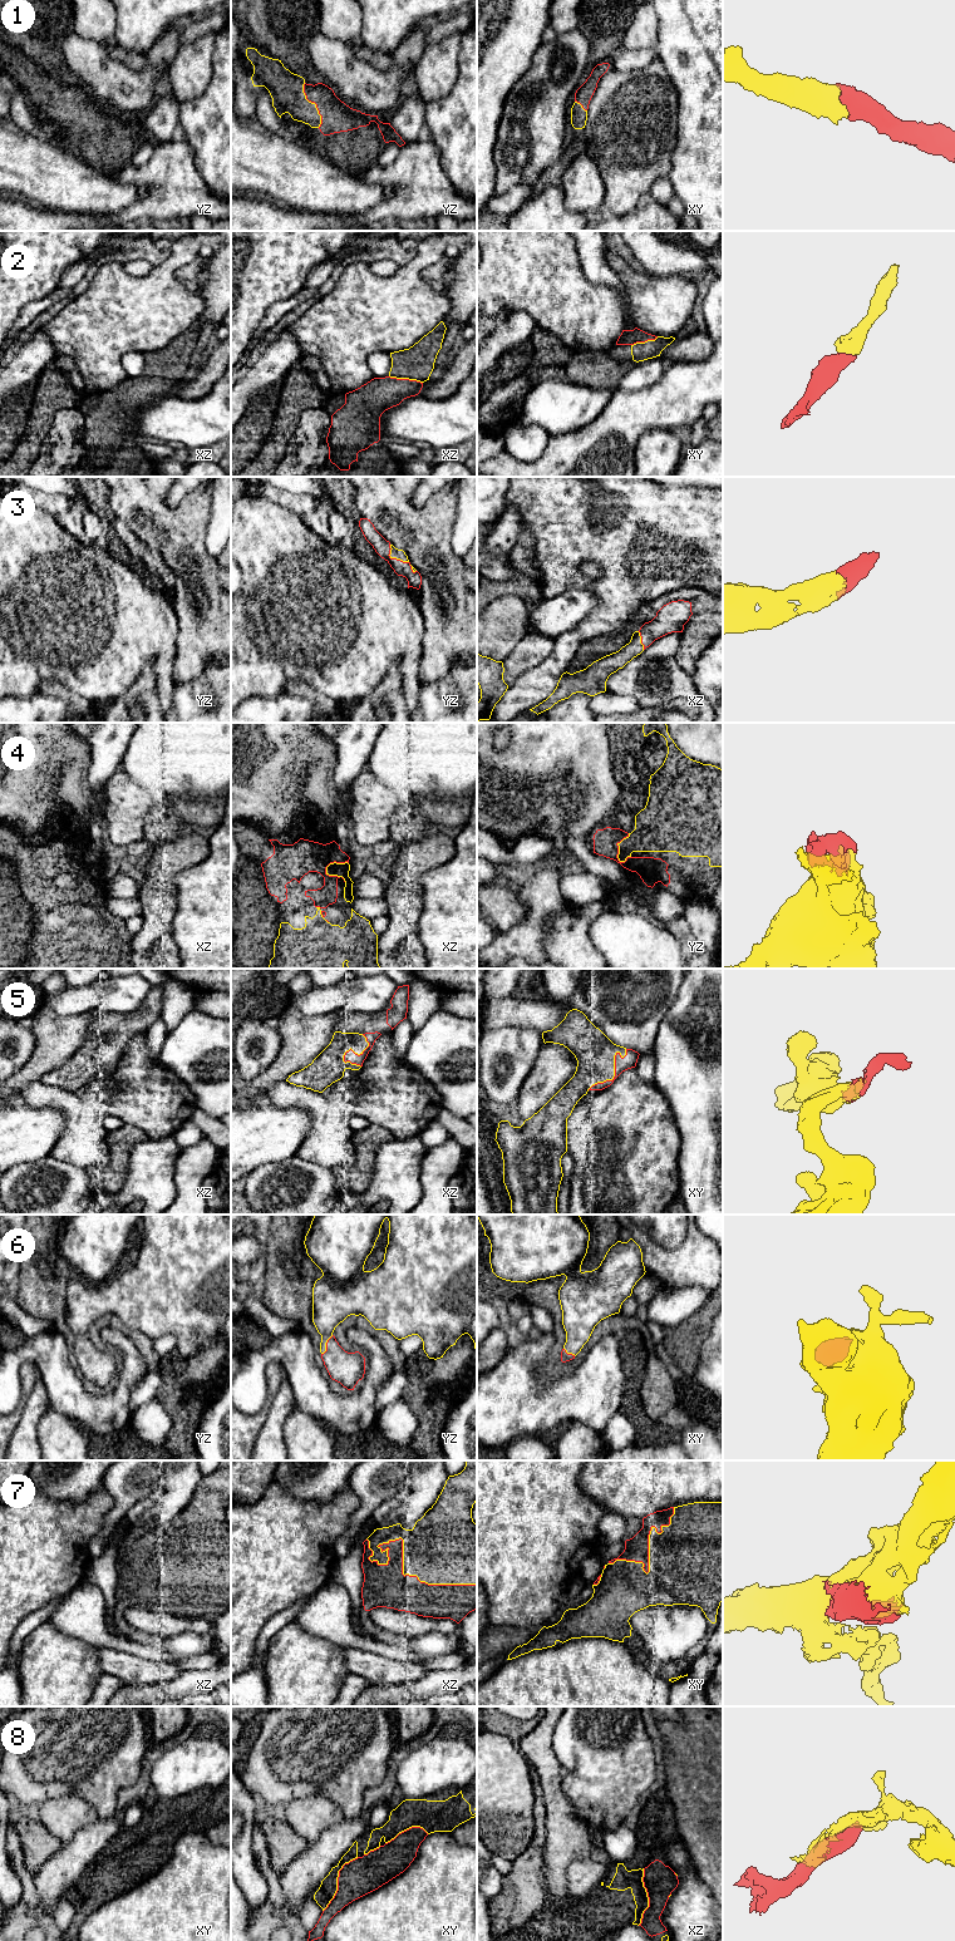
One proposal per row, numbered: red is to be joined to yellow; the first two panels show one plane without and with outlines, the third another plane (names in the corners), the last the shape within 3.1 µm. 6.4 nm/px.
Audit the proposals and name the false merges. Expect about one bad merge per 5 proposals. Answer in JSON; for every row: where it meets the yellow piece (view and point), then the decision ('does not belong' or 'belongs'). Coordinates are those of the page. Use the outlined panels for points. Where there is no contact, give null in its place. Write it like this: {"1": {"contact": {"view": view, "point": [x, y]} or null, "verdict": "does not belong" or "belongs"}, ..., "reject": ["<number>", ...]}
{"1": {"contact": {"view": "yz", "point": [315, 104]}, "verdict": "belongs"}, "2": {"contact": {"view": "xz", "point": [405, 378]}, "verdict": "belongs"}, "3": {"contact": {"view": "yz", "point": [394, 557]}, "verdict": "belongs"}, "4": {"contact": {"view": "yz", "point": [619, 848]}, "verdict": "belongs"}, "5": {"contact": {"view": "xy", "point": [614, 1072]}, "verdict": "belongs"}, "6": {"contact": {"view": "yz", "point": [325, 1345]}, "verdict": "belongs"}, "7": {"contact": {"view": "xz", "point": [403, 1553]}, "verdict": "belongs"}, "8": {"contact": {"view": "xy", "point": [336, 1881]}, "verdict": "belongs"}, "reject": []}

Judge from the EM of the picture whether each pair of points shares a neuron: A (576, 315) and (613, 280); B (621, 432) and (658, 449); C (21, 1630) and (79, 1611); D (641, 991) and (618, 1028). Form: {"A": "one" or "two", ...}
{"A": "two", "B": "two", "C": "two", "D": "one"}

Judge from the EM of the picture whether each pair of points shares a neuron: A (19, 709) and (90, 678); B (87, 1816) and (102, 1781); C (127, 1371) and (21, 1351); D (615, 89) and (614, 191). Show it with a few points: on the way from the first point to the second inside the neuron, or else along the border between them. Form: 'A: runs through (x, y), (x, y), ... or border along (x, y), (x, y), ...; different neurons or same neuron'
A: border along (39, 690), (24, 698), (13, 696); different neurons
B: border along (62, 1798), (78, 1794), (99, 1817); different neurons
C: runs through (108, 1400), (83, 1400), (50, 1368); same neuron
D: runs through (615, 114), (615, 166); same neuron

